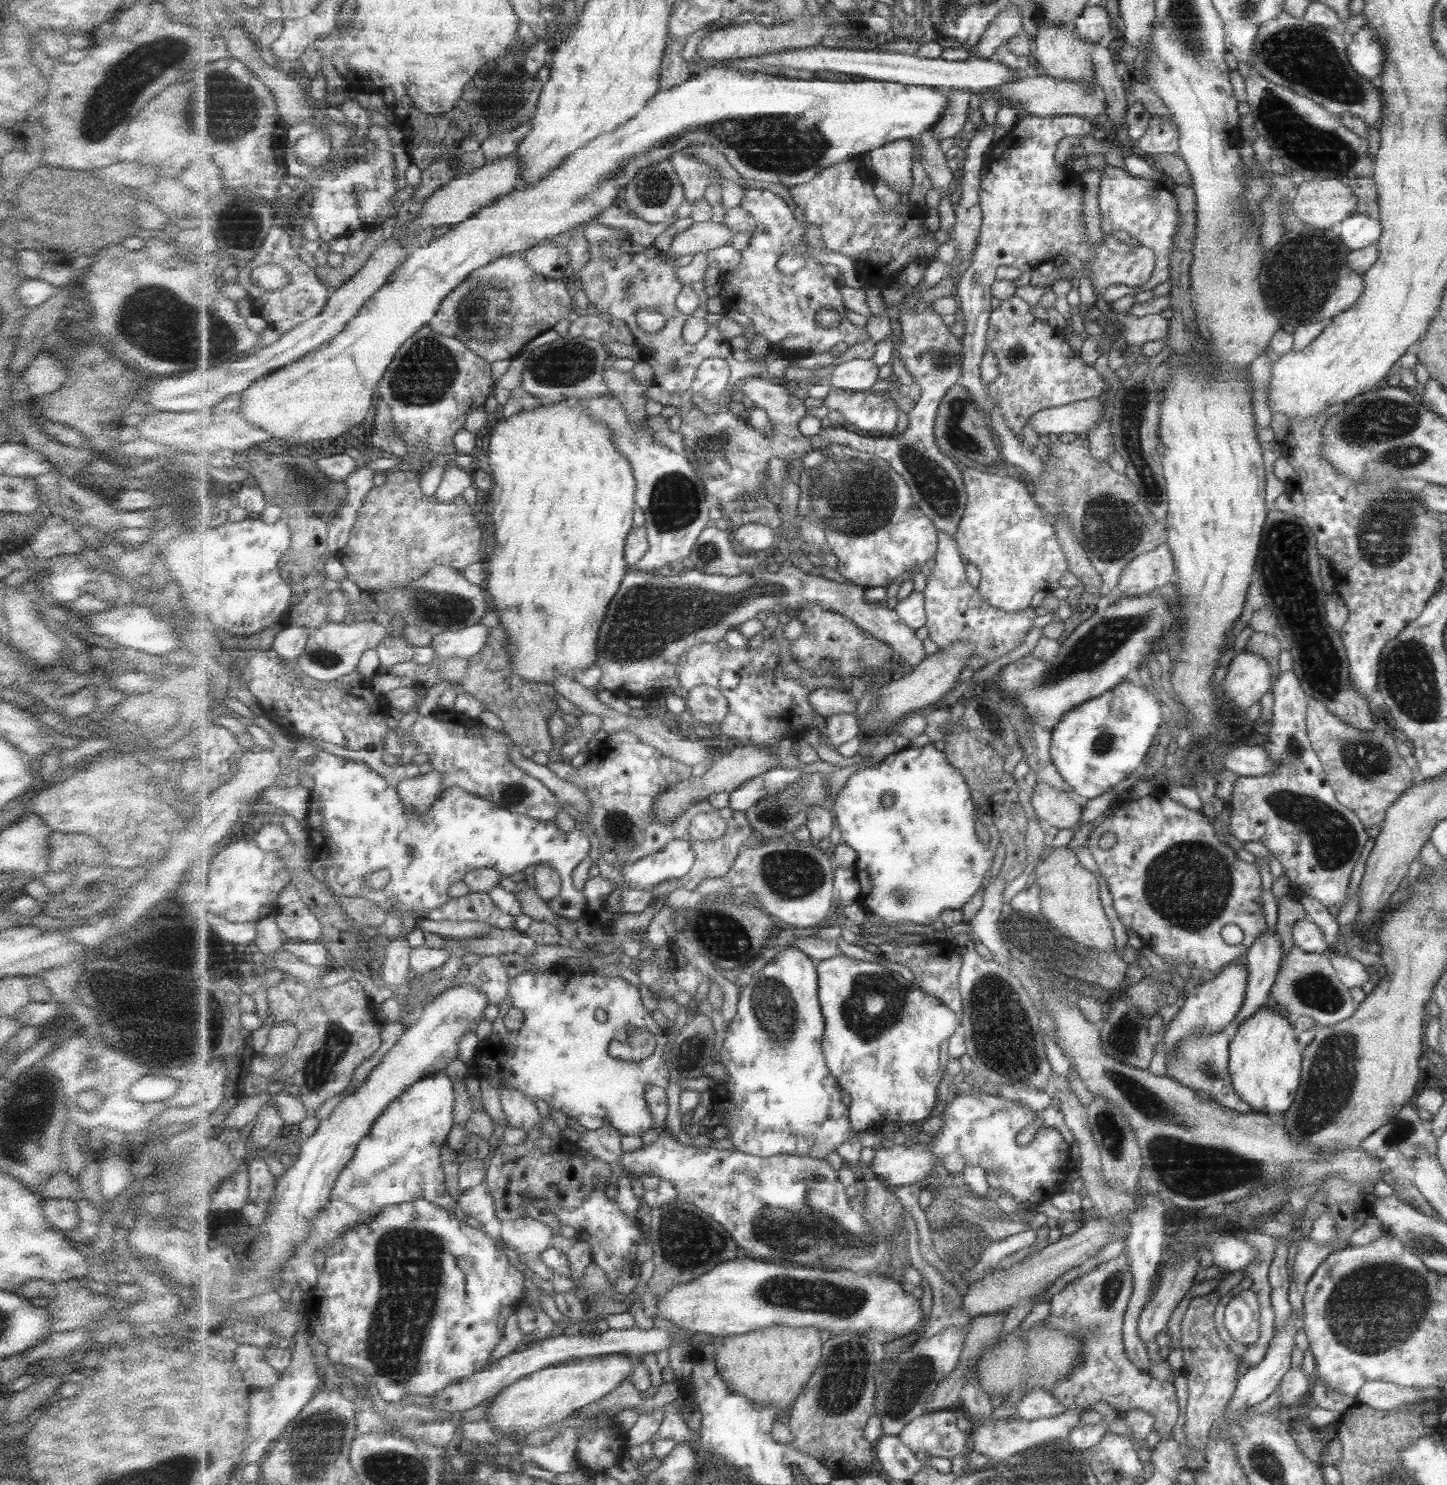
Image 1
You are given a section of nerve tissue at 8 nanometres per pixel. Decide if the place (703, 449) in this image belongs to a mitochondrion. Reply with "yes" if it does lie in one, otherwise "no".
yes

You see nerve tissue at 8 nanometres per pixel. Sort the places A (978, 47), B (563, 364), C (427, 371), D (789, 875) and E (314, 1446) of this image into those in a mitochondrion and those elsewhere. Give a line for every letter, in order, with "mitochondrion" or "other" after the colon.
A: other
B: mitochondrion
C: mitochondrion
D: mitochondrion
E: mitochondrion

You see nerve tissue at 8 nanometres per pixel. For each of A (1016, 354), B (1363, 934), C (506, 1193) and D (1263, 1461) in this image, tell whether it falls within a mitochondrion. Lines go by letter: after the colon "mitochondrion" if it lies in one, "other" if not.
A: mitochondrion
B: other
C: other
D: mitochondrion

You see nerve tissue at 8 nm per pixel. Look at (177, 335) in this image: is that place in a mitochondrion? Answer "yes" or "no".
yes

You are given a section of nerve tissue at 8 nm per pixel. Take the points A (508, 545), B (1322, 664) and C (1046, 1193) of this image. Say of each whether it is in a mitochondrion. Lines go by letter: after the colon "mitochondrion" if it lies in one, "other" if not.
A: other
B: mitochondrion
C: other

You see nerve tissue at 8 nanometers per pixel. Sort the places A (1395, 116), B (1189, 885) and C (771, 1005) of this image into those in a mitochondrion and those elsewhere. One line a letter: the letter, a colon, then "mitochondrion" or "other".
A: other
B: mitochondrion
C: mitochondrion

